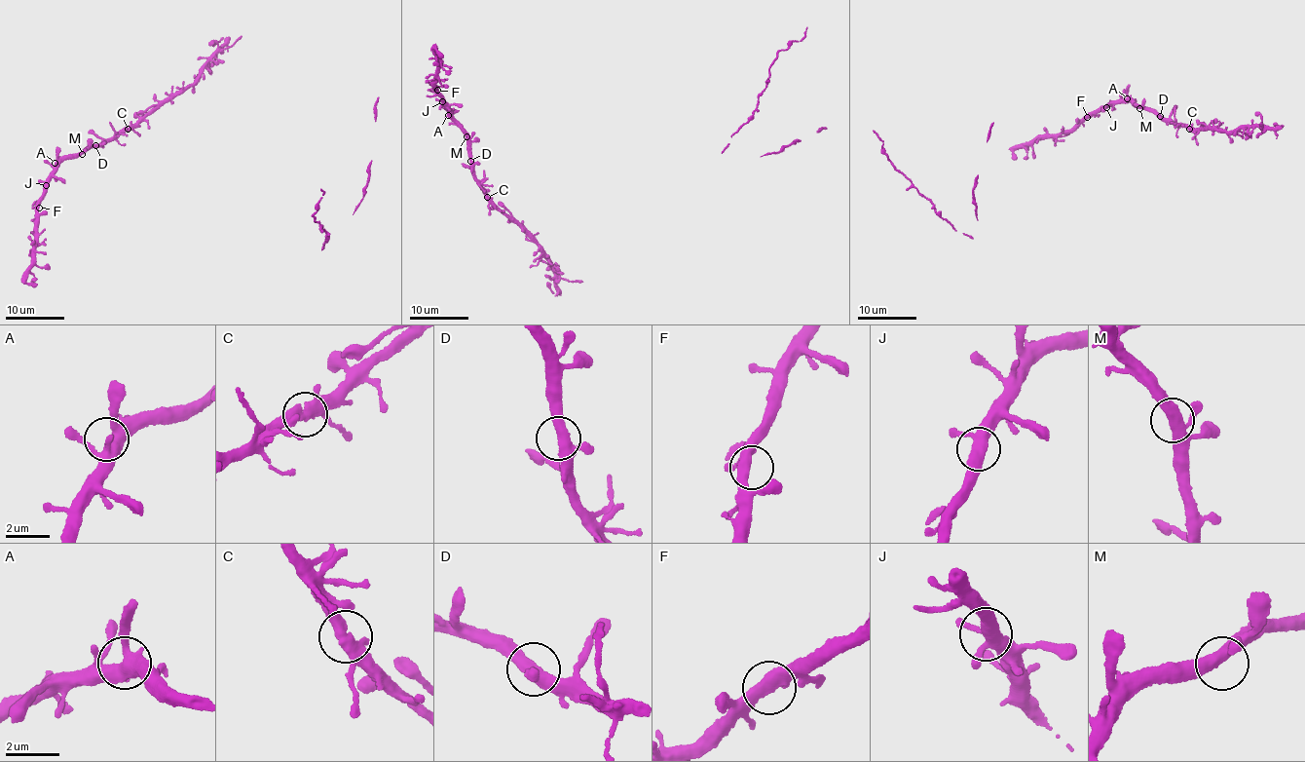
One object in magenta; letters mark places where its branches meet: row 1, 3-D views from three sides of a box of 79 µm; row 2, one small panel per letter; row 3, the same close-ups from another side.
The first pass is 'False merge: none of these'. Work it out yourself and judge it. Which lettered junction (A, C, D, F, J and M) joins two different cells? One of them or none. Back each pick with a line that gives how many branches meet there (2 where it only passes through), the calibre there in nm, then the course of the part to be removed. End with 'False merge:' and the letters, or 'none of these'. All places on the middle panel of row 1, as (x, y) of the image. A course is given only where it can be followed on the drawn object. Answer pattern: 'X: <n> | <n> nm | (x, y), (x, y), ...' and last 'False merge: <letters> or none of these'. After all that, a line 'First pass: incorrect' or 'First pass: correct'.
False merge: none of these
First pass: correct

